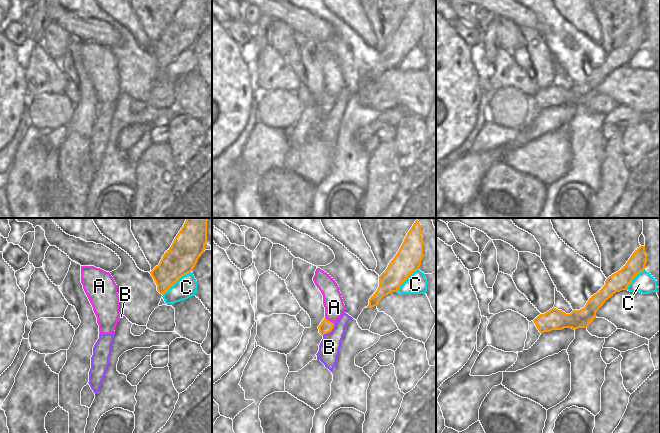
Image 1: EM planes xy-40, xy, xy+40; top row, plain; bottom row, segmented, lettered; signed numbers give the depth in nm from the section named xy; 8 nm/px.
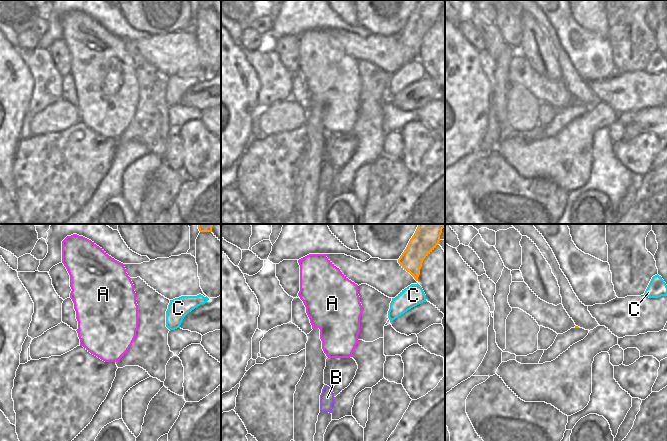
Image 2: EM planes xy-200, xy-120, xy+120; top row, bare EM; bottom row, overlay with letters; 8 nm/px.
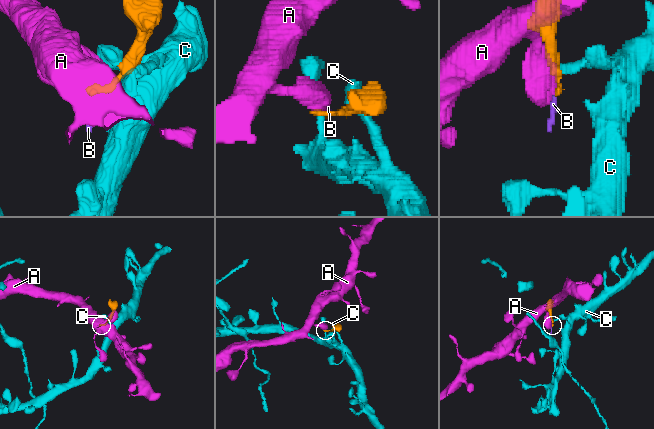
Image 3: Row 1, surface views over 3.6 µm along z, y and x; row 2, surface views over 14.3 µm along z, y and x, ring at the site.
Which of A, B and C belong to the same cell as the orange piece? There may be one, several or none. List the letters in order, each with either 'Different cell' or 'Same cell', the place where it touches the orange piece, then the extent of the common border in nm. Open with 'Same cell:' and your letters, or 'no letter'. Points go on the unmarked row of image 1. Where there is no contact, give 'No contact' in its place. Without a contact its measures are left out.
Same cell: B
A: Different cell. Touches orange at xy (329, 97). Shared border 90 nm
B: Same cell. Touches orange at xy (332, 104). Shared border 80 nm
C: Different cell. Touches orange at xy-40 (176, 56). Shared border 300 nm.

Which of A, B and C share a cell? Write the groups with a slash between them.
A / B / C

